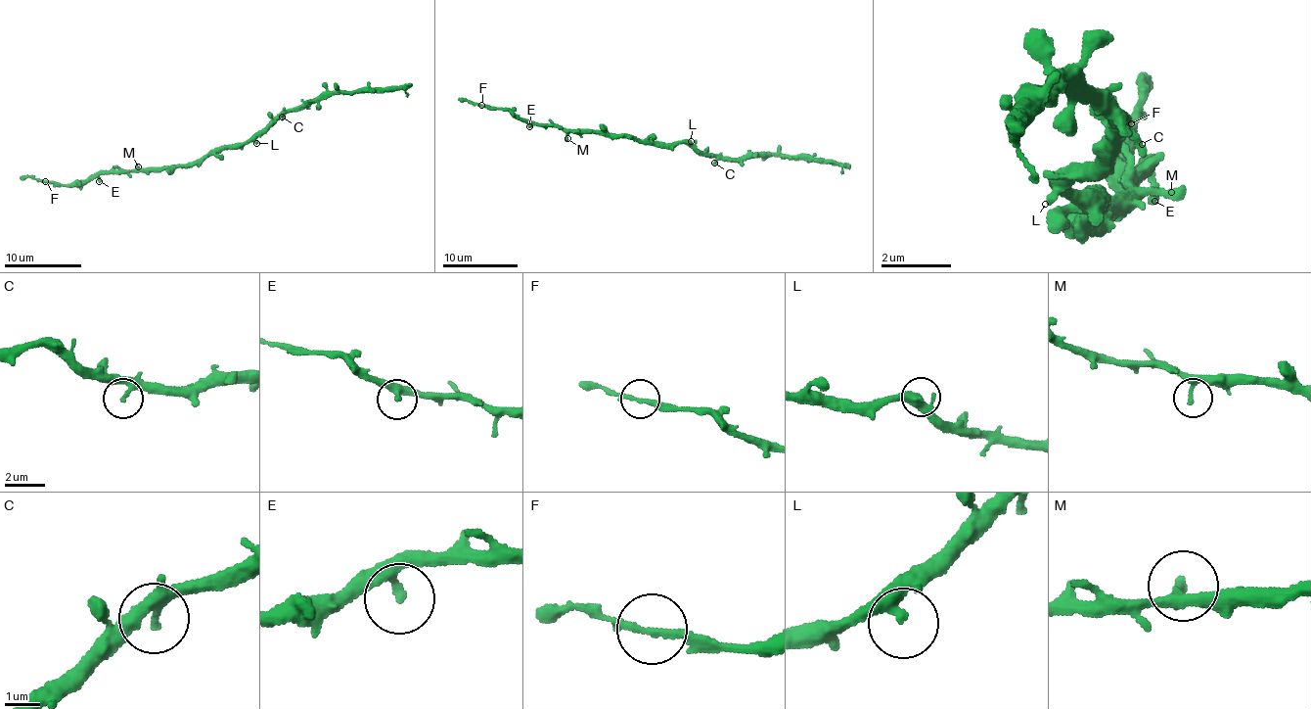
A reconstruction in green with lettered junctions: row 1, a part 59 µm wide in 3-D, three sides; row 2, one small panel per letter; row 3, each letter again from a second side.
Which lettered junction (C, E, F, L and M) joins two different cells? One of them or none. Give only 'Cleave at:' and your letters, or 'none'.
Cleave at: none

